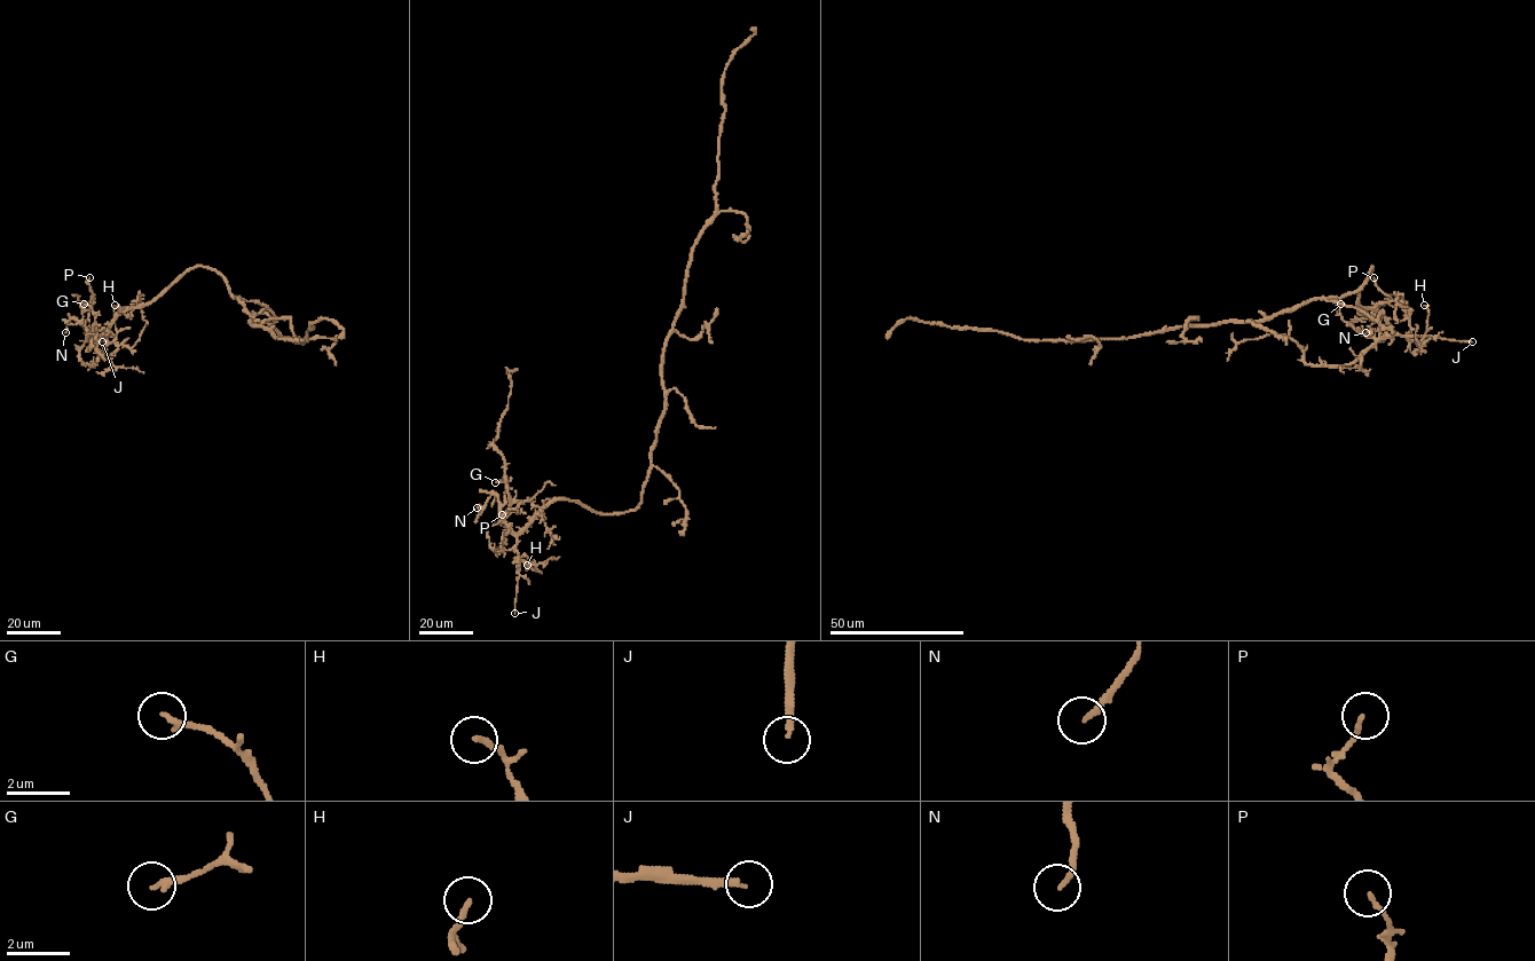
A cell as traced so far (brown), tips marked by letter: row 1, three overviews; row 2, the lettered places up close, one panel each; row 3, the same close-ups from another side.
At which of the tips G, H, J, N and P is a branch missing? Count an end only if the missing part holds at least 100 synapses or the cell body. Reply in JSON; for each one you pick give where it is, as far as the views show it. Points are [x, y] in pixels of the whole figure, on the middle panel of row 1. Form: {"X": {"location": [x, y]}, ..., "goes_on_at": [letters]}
{"J": {"location": [514, 613]}, "goes_on_at": ["J"]}

